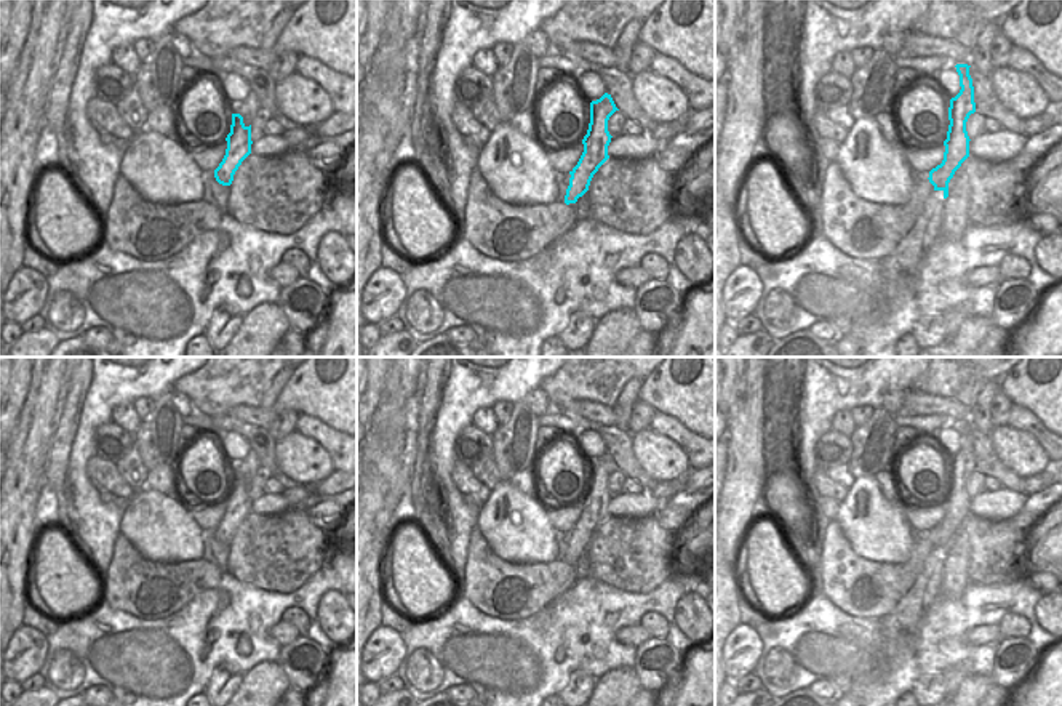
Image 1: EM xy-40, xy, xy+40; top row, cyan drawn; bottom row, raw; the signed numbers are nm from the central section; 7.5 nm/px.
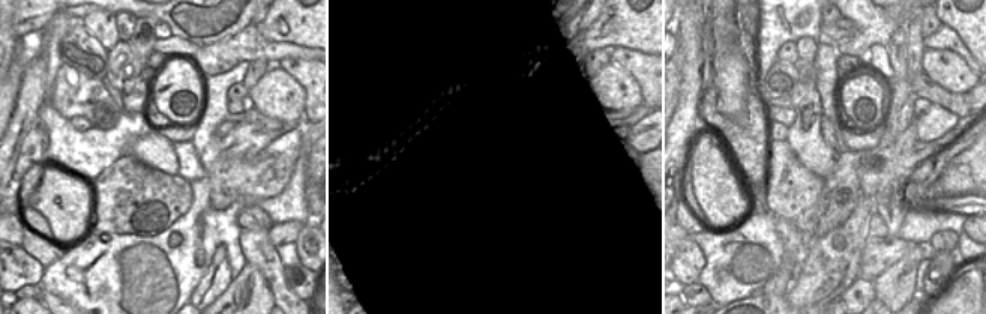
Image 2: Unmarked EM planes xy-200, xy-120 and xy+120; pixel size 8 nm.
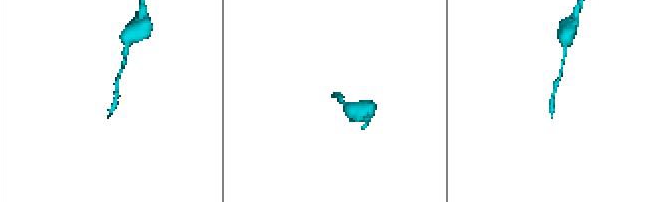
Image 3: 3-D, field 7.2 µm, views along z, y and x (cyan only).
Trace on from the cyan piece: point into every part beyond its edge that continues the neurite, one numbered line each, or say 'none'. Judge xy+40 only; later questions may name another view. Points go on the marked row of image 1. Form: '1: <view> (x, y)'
1: xy+40 (901, 266)

